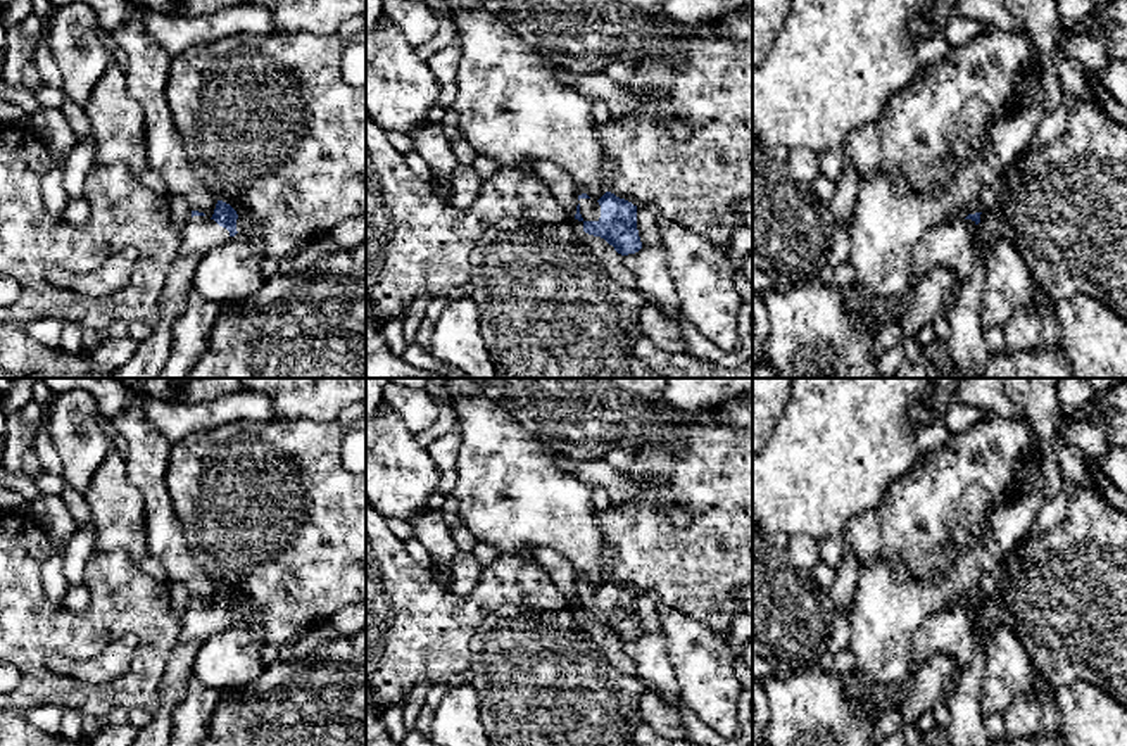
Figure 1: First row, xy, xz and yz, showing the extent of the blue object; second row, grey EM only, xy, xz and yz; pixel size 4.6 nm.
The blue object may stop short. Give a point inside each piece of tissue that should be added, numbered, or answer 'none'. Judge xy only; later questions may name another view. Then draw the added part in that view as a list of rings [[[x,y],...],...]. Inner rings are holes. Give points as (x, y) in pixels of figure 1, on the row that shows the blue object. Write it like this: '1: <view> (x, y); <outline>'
1: xy (201, 235); [[[193,216],[183,226],[181,245],[173,261],[159,300],[159,319],[135,354],[112,378],[157,378],[169,357],[173,325],[181,316],[192,292],[193,275],[204,257],[230,240],[230,231],[209,216]]]

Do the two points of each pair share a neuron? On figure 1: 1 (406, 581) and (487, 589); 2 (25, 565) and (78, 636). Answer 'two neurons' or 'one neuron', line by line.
1: one neuron
2: one neuron

